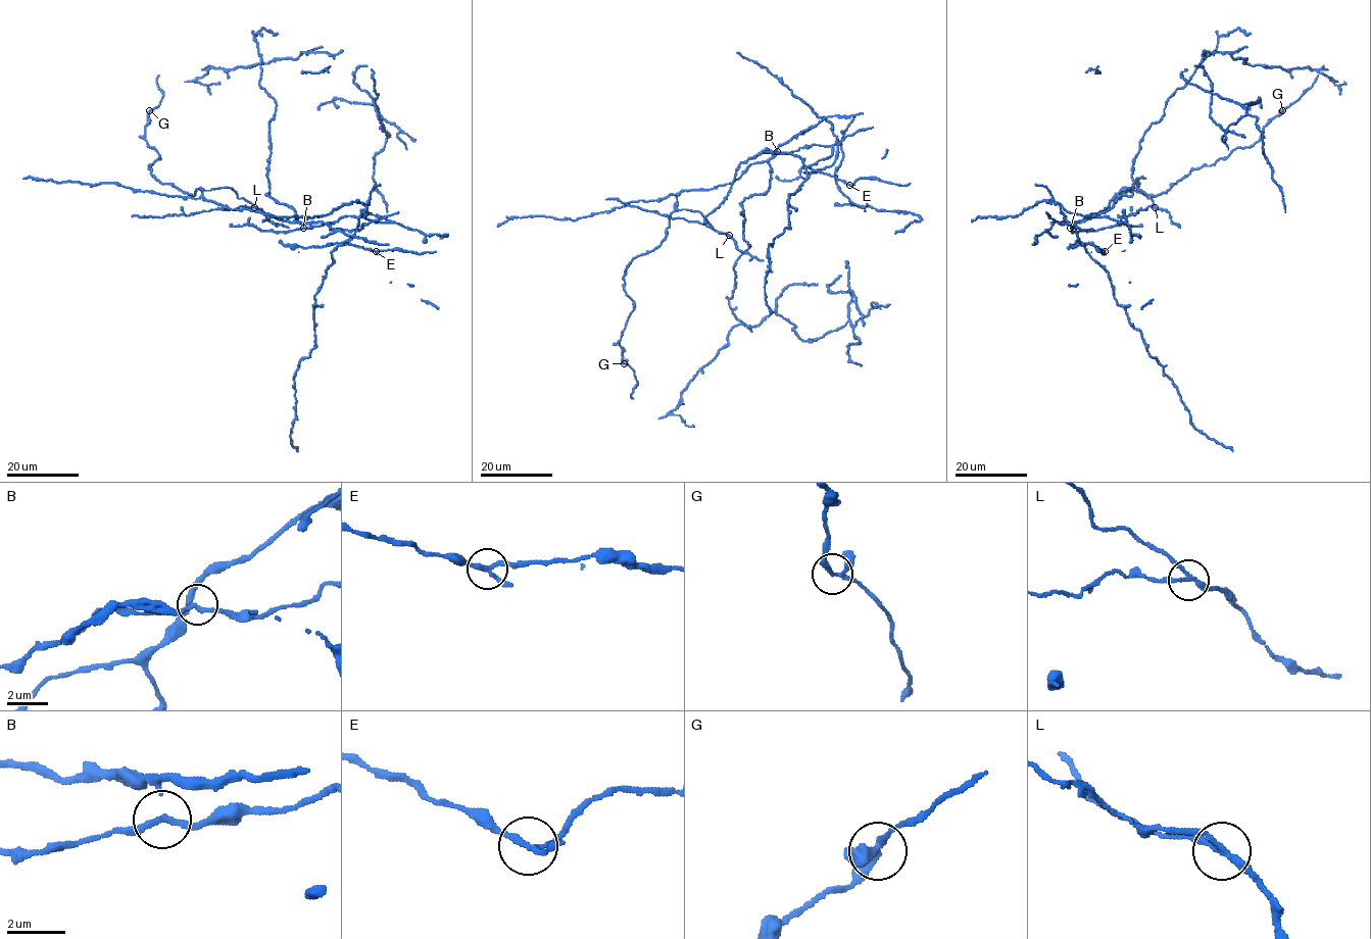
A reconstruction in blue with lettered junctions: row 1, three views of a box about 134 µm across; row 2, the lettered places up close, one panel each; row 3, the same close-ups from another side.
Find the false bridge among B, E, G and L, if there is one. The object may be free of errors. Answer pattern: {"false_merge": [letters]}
{"false_merge": ["L"]}

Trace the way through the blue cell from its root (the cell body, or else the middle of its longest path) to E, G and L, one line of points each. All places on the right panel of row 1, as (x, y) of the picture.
E: (1139, 143), (1131, 196), (1119, 196), (1109, 210), (1071, 229), (1064, 216), (1085, 246), (1104, 251)
G: (1139, 143), (1133, 194), (1080, 221), (1109, 209), (1121, 189), (1160, 195), (1191, 170), (1254, 145), (1282, 110)
L: (1139, 143), (1133, 194), (1080, 221), (1109, 209), (1126, 188), (1140, 189), (1155, 207)

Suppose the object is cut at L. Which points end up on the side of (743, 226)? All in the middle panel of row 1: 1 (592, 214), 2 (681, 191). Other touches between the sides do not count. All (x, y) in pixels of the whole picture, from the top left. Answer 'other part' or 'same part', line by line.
1: same part
2: same part

